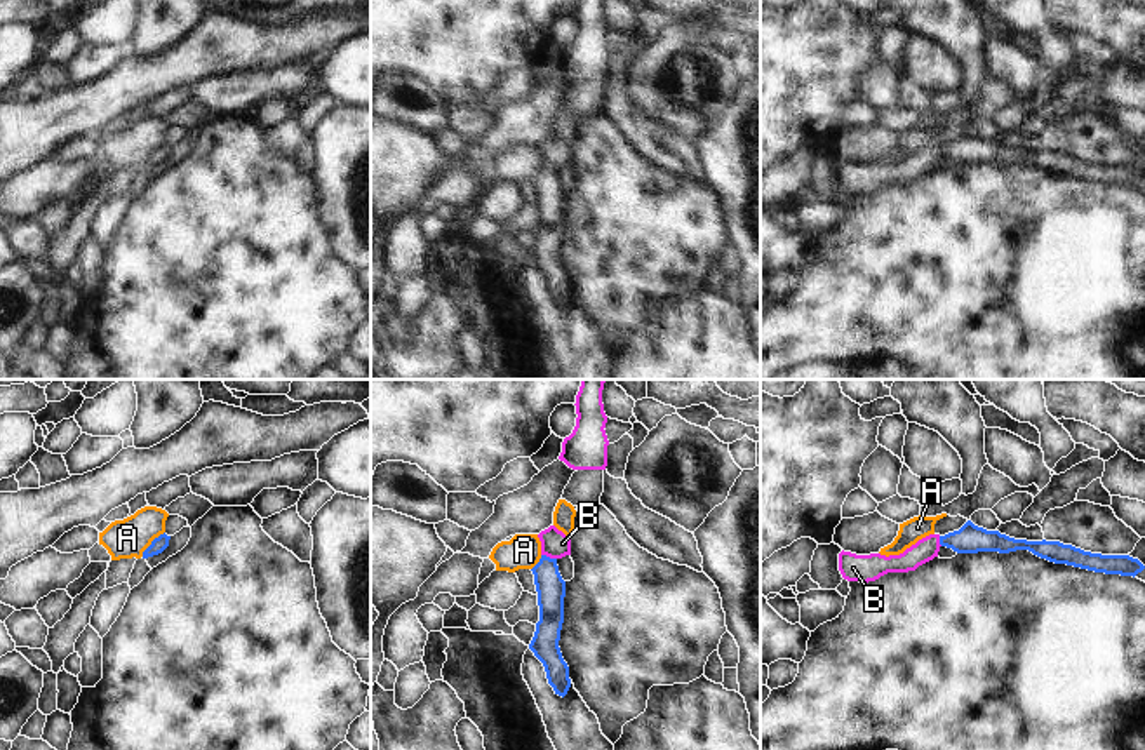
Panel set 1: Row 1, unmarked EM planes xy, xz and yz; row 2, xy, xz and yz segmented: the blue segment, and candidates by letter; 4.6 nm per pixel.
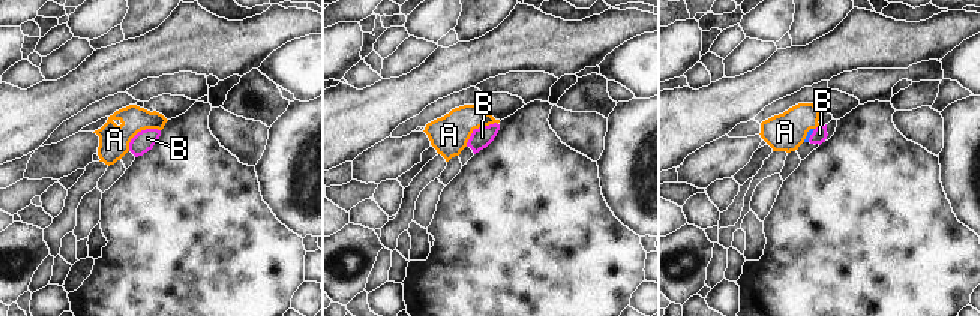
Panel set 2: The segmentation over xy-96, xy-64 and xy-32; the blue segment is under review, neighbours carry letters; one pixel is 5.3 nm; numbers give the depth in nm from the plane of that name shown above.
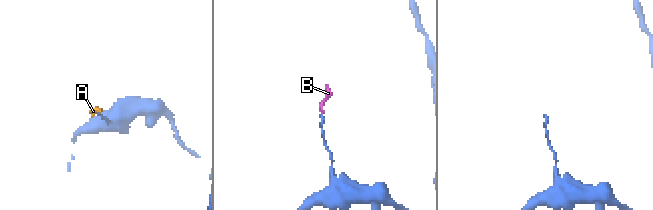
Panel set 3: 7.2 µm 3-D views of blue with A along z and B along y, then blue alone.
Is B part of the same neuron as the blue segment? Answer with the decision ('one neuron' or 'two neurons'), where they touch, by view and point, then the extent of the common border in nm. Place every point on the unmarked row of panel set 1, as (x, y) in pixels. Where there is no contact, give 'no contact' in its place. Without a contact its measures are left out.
one neuron; contact xz (549, 167); length 80 nm

